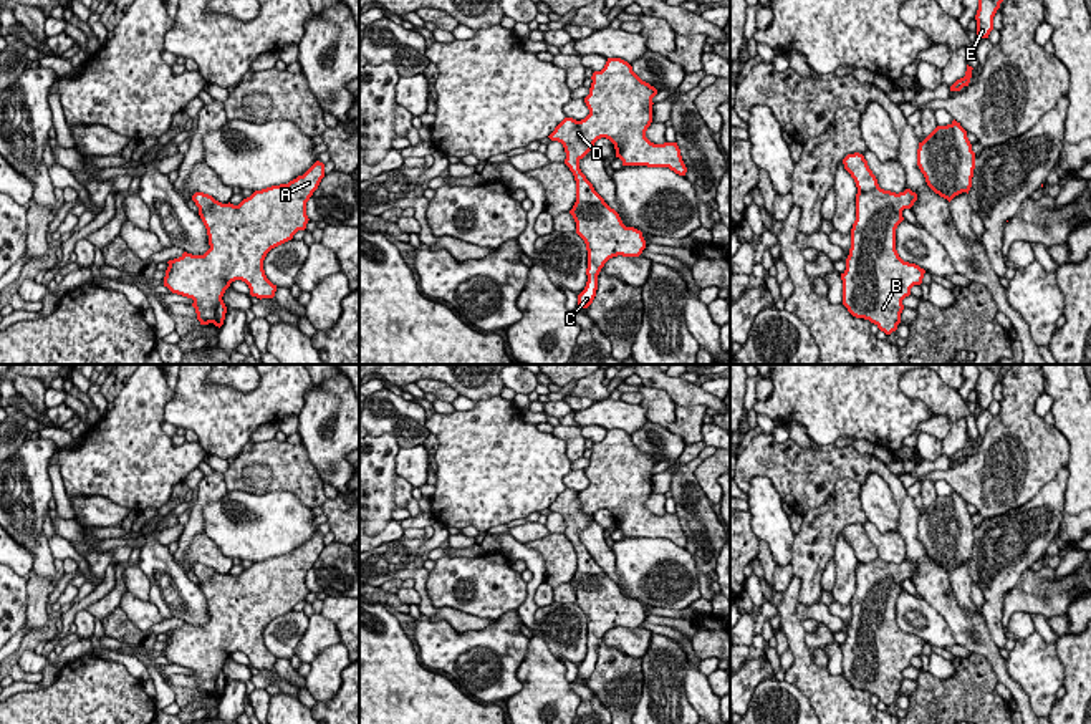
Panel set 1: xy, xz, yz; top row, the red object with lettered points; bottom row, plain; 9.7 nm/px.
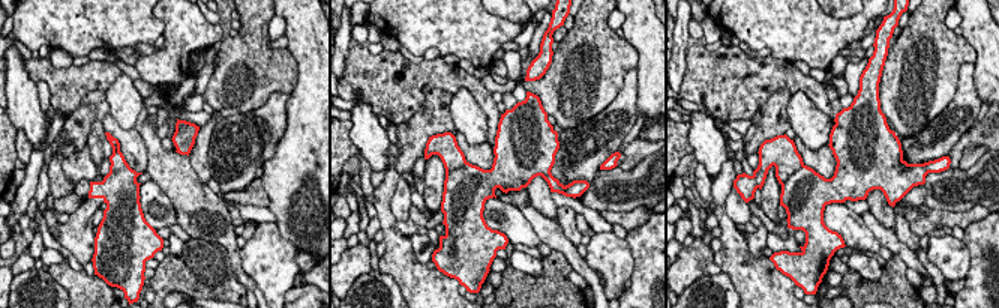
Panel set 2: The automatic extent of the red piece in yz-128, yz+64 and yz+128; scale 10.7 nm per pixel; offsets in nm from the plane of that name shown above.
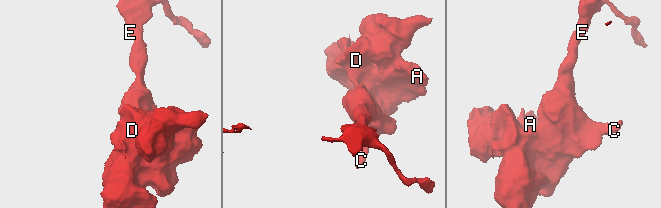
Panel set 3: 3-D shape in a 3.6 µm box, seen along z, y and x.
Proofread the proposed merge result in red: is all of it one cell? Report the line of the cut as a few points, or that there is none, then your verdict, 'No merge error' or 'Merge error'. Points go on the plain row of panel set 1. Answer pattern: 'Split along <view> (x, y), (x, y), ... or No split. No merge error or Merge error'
No split. No merge error

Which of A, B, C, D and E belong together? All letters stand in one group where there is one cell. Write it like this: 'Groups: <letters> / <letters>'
Groups: A B C D E

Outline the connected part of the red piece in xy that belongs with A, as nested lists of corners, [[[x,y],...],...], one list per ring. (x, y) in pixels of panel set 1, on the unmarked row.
[[[316,532],[303,547],[255,562],[238,577],[195,563],[192,572],[210,620],[204,626],[184,623],[169,631],[164,658],[194,671],[200,696],[214,694],[219,699],[227,684],[222,668],[232,653],[245,653],[252,668],[273,669],[276,656],[267,649],[263,631],[272,620],[306,600],[306,573],[323,548],[324,535]]]

